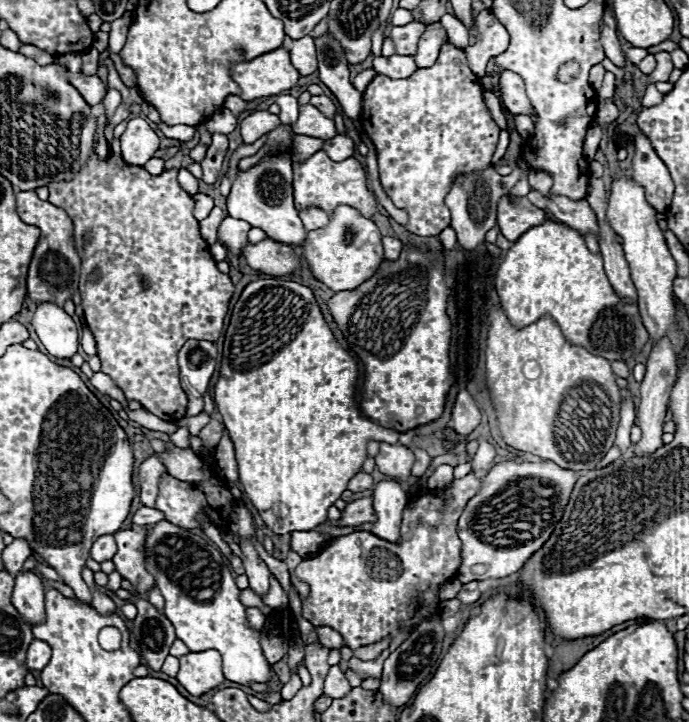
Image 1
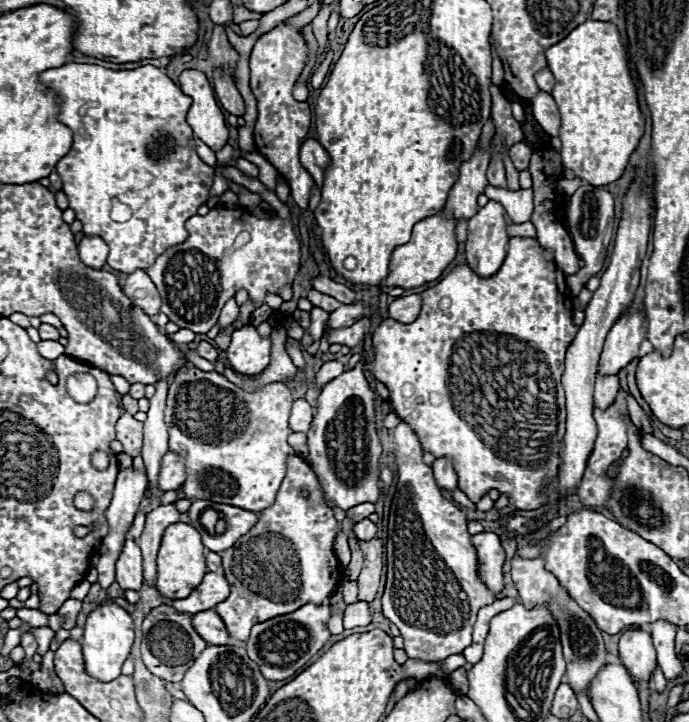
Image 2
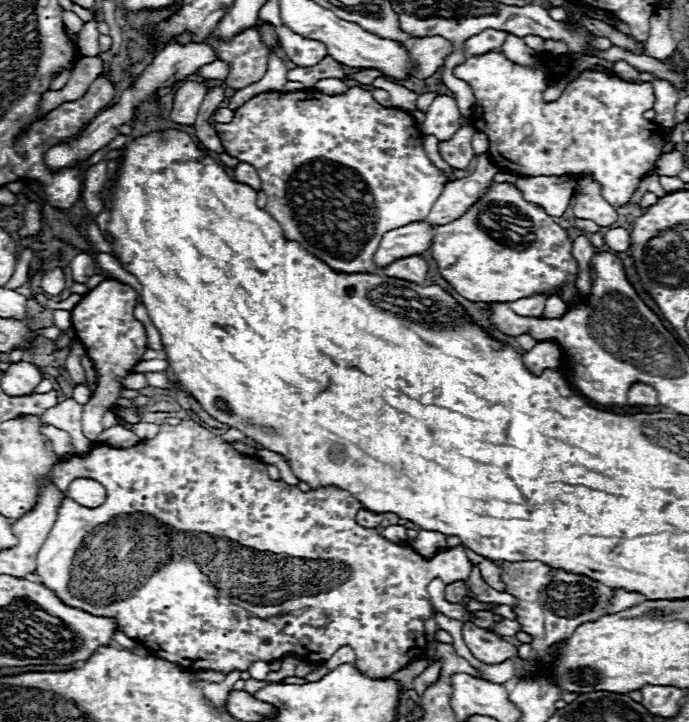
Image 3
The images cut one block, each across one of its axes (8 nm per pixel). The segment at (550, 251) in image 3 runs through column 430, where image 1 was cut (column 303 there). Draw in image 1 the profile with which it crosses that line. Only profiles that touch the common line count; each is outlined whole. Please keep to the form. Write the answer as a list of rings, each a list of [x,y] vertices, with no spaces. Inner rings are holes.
[[[338,206],[330,216],[328,226],[306,232],[302,250],[314,278],[318,278],[334,292],[354,290],[356,286],[366,282],[366,278],[370,278],[376,272],[378,264],[384,260],[382,234],[378,226],[374,224],[374,220],[364,218],[362,214],[358,214],[358,210],[350,206]],[[346,228],[352,232],[352,236],[344,234]]]

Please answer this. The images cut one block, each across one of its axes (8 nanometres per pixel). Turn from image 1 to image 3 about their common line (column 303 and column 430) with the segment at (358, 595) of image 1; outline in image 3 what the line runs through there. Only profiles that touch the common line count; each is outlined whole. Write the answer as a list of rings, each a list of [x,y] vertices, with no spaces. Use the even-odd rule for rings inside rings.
[[[184,420],[178,426],[160,424],[160,432],[156,434],[156,438],[142,440],[140,444],[136,444],[132,448],[112,448],[112,446],[106,446],[106,444],[94,444],[86,454],[70,456],[66,460],[60,460],[52,470],[52,484],[62,494],[66,492],[68,484],[76,478],[90,478],[90,480],[100,482],[106,488],[106,500],[98,508],[86,508],[86,506],[76,504],[68,496],[62,498],[60,510],[56,514],[56,522],[52,524],[42,548],[36,554],[36,572],[34,574],[40,576],[42,586],[48,586],[48,590],[52,590],[66,606],[84,610],[88,614],[104,614],[104,618],[116,618],[120,630],[128,638],[144,642],[144,646],[152,652],[152,656],[176,662],[176,664],[180,664],[184,668],[192,668],[192,670],[214,668],[214,670],[226,672],[226,674],[232,672],[232,670],[242,670],[244,672],[252,662],[256,662],[256,658],[260,658],[264,662],[272,662],[272,660],[284,658],[286,654],[298,656],[306,662],[324,662],[340,646],[346,644],[346,646],[352,646],[352,650],[356,652],[356,656],[358,656],[356,666],[362,672],[366,672],[370,676],[390,676],[390,674],[402,670],[404,666],[408,666],[410,660],[422,658],[424,652],[426,652],[428,644],[426,644],[426,634],[424,634],[424,622],[432,616],[432,604],[430,604],[430,596],[426,592],[426,586],[430,584],[430,580],[440,576],[444,580],[444,584],[450,584],[454,580],[466,580],[470,570],[472,570],[472,562],[466,558],[462,546],[442,550],[432,560],[424,560],[414,548],[410,548],[406,544],[394,544],[394,542],[386,540],[384,536],[378,534],[376,528],[358,526],[354,518],[356,518],[356,514],[362,506],[348,492],[344,492],[344,490],[302,492],[302,490],[298,490],[298,486],[290,486],[282,480],[272,480],[266,474],[264,462],[260,462],[256,458],[246,458],[244,454],[236,452],[228,442],[224,442],[222,436],[212,434],[210,430],[194,424],[192,420]],[[300,560],[314,560],[316,566],[314,568],[298,568]],[[208,574],[256,574],[256,576],[266,576],[266,578],[256,578],[256,580],[258,582],[264,580],[266,584],[282,584],[282,598],[286,598],[286,600],[294,598],[298,610],[292,612],[294,616],[286,614],[286,616],[260,620],[244,608],[232,604],[230,598],[222,598],[216,590],[216,582],[212,580],[212,584],[210,584]]]

